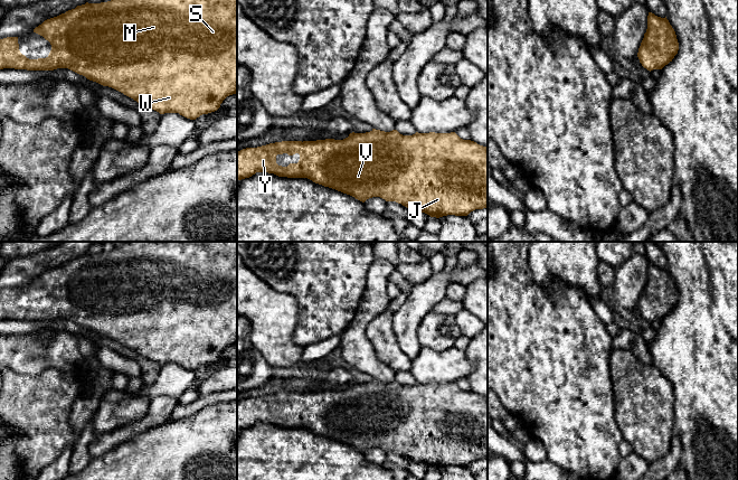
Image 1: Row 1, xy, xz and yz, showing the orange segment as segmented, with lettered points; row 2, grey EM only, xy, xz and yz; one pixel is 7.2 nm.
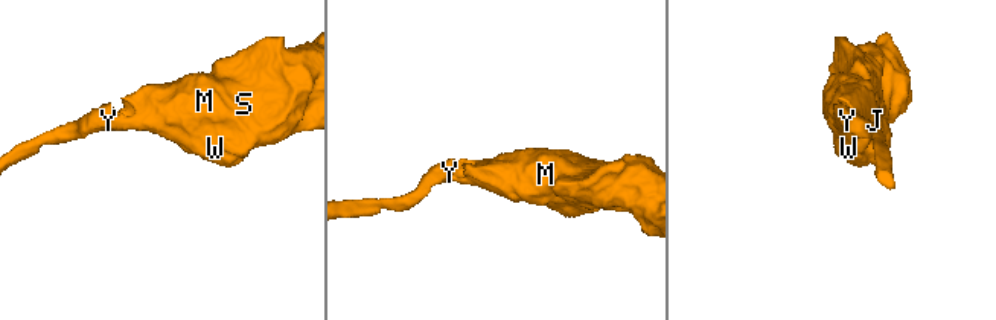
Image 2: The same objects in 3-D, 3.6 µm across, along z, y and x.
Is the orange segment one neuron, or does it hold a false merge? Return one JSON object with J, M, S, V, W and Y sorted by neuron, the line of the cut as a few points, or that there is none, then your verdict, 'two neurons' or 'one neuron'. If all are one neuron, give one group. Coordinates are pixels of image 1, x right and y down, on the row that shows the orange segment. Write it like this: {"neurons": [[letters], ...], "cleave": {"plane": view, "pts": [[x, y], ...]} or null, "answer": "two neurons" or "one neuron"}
{"neurons": [["J", "M", "S", "V", "W", "Y"]], "cleave": null, "answer": "one neuron"}

